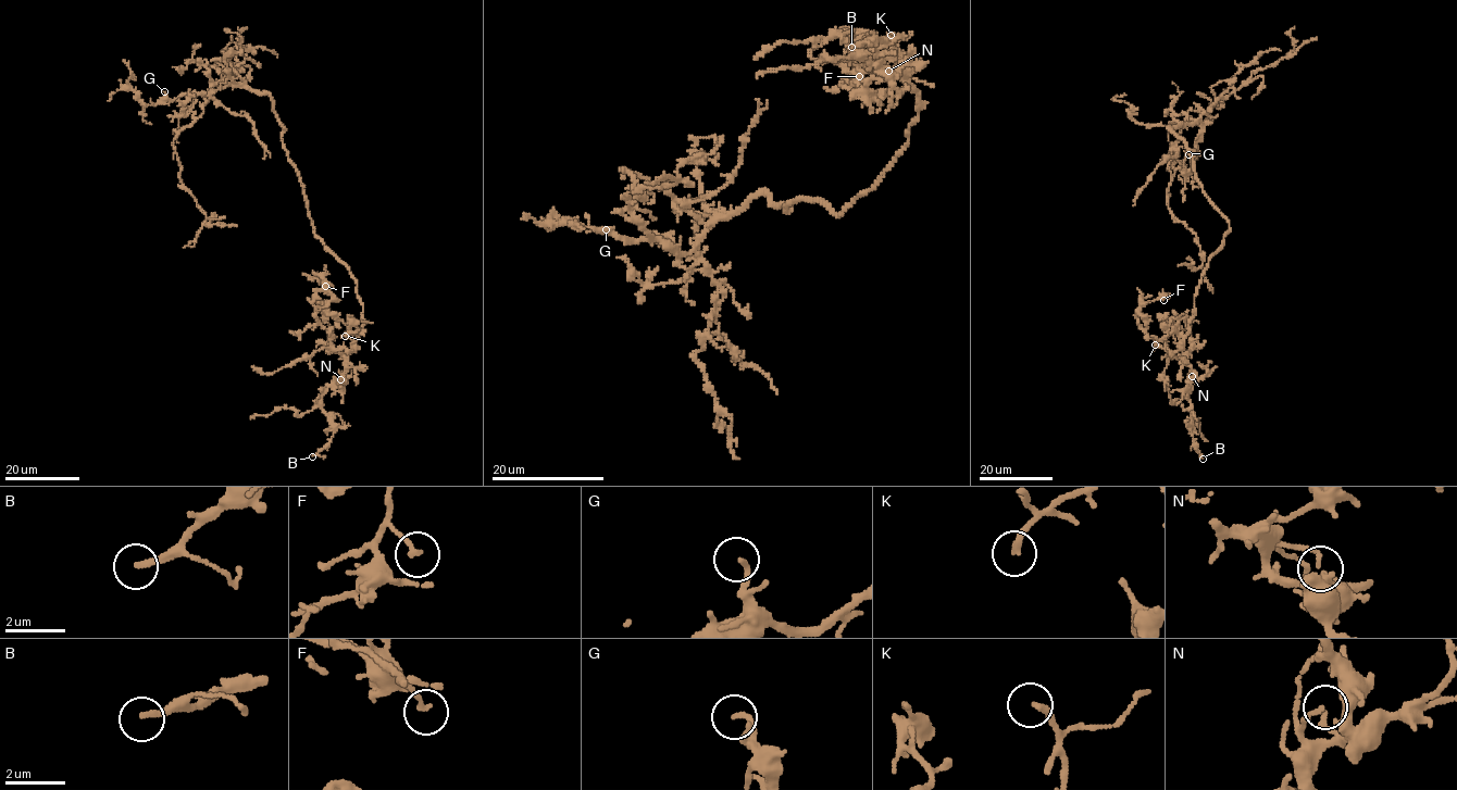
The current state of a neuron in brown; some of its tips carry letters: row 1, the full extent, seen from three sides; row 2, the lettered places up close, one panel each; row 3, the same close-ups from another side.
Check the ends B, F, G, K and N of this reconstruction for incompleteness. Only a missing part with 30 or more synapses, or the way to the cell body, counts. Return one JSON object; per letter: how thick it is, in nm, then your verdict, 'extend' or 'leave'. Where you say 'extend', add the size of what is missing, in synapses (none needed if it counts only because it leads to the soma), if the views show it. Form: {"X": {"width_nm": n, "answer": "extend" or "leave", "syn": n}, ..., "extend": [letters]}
{"B": {"width_nm": 200, "answer": "extend", "syn": 35}, "F": {"width_nm": 140, "answer": "leave"}, "G": {"width_nm": 170, "answer": "leave"}, "K": {"width_nm": 200, "answer": "leave"}, "N": {"width_nm": 130, "answer": "leave"}, "extend": ["B"]}

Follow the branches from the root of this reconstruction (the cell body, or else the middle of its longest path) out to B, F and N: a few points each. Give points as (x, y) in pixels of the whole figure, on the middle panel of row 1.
B: (817, 200), (842, 215), (905, 147), (918, 116), (907, 71), (883, 74), (862, 59), (882, 38), (851, 47)
F: (817, 200), (842, 215), (905, 147), (918, 116), (899, 57), (858, 53), (843, 30), (859, 41), (859, 76)
N: (817, 200), (842, 215), (907, 141), (919, 96), (907, 71), (893, 75), (880, 66), (888, 71)

